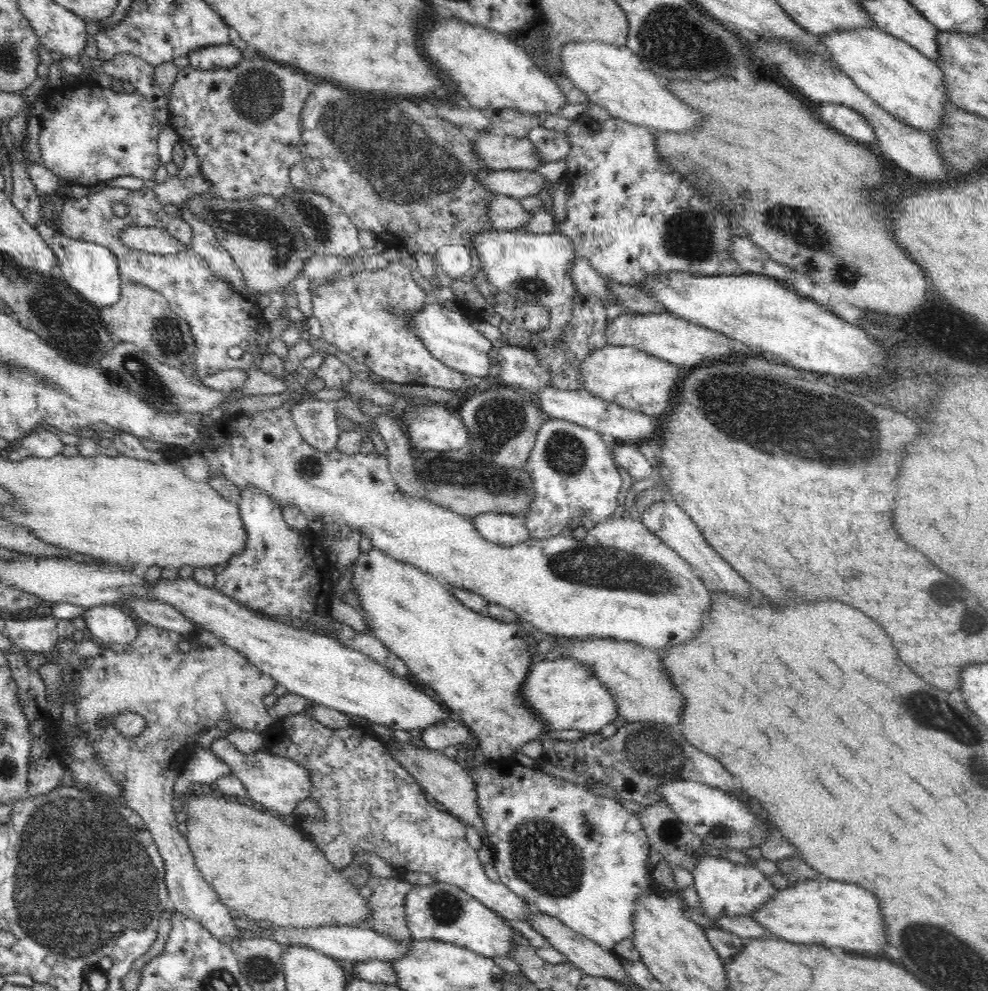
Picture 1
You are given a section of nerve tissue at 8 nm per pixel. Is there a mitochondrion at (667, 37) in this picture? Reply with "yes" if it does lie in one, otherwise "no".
yes

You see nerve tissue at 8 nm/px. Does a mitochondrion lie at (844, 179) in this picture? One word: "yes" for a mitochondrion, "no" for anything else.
no

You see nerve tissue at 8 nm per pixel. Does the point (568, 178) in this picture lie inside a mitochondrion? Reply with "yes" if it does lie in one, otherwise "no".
no

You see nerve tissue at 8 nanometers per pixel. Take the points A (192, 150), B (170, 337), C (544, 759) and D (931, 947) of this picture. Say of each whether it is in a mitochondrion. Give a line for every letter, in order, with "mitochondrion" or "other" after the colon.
A: other
B: mitochondrion
C: other
D: mitochondrion

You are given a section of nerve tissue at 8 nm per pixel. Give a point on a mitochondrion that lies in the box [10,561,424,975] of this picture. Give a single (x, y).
(85, 877)

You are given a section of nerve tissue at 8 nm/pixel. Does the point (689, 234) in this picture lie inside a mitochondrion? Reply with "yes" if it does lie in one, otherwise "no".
yes

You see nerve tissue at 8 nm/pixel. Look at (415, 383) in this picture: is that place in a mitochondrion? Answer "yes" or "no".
no

